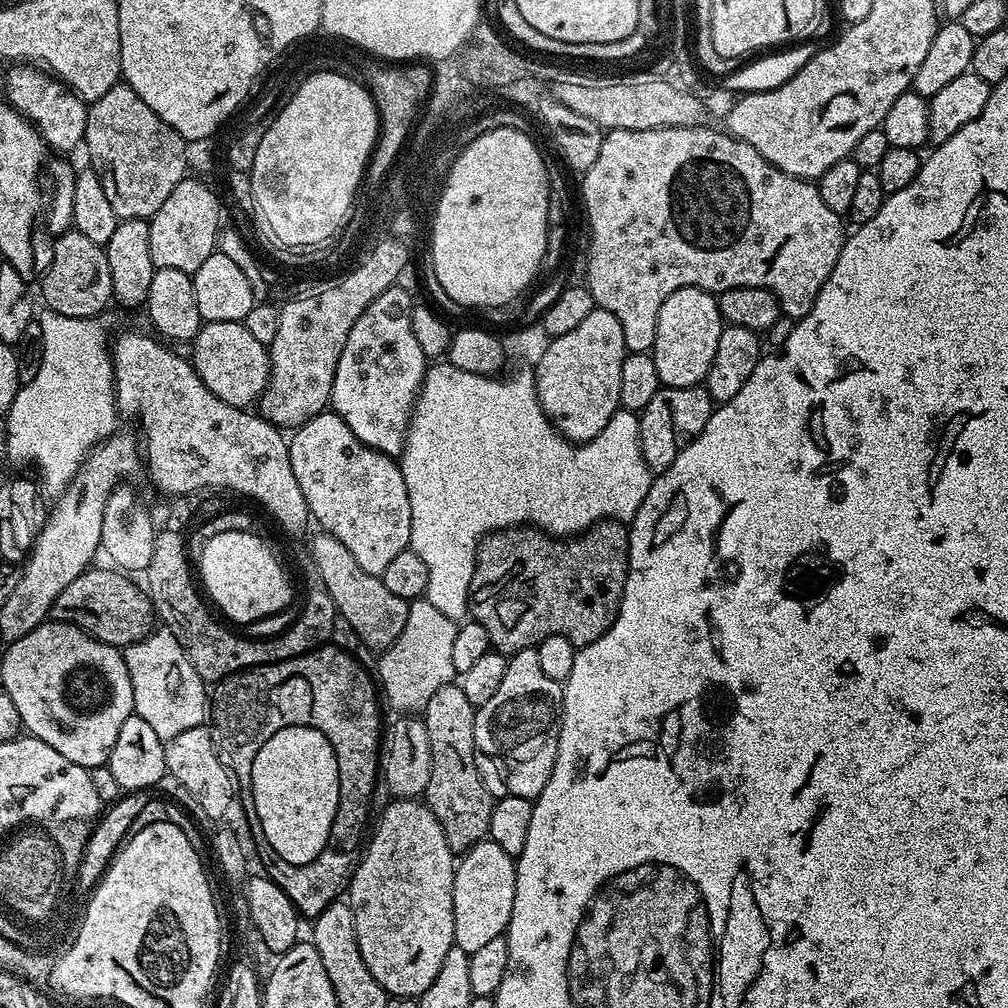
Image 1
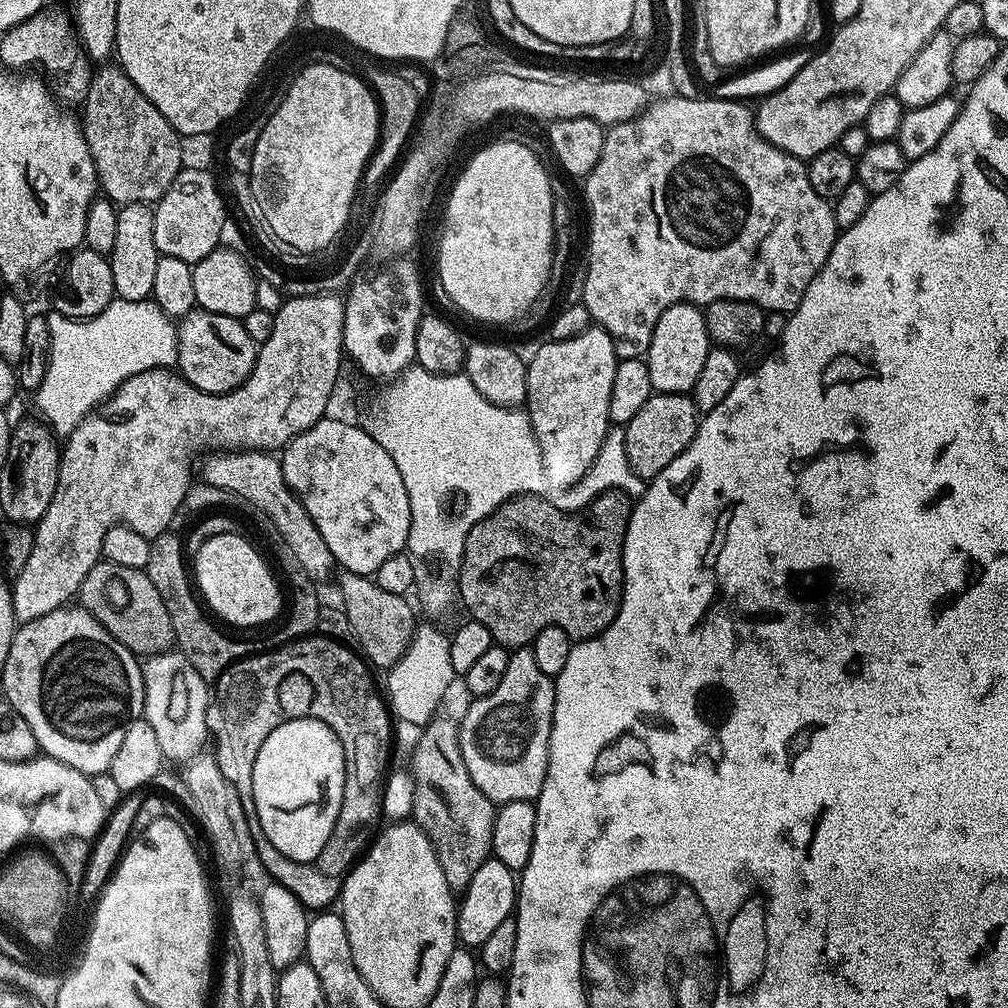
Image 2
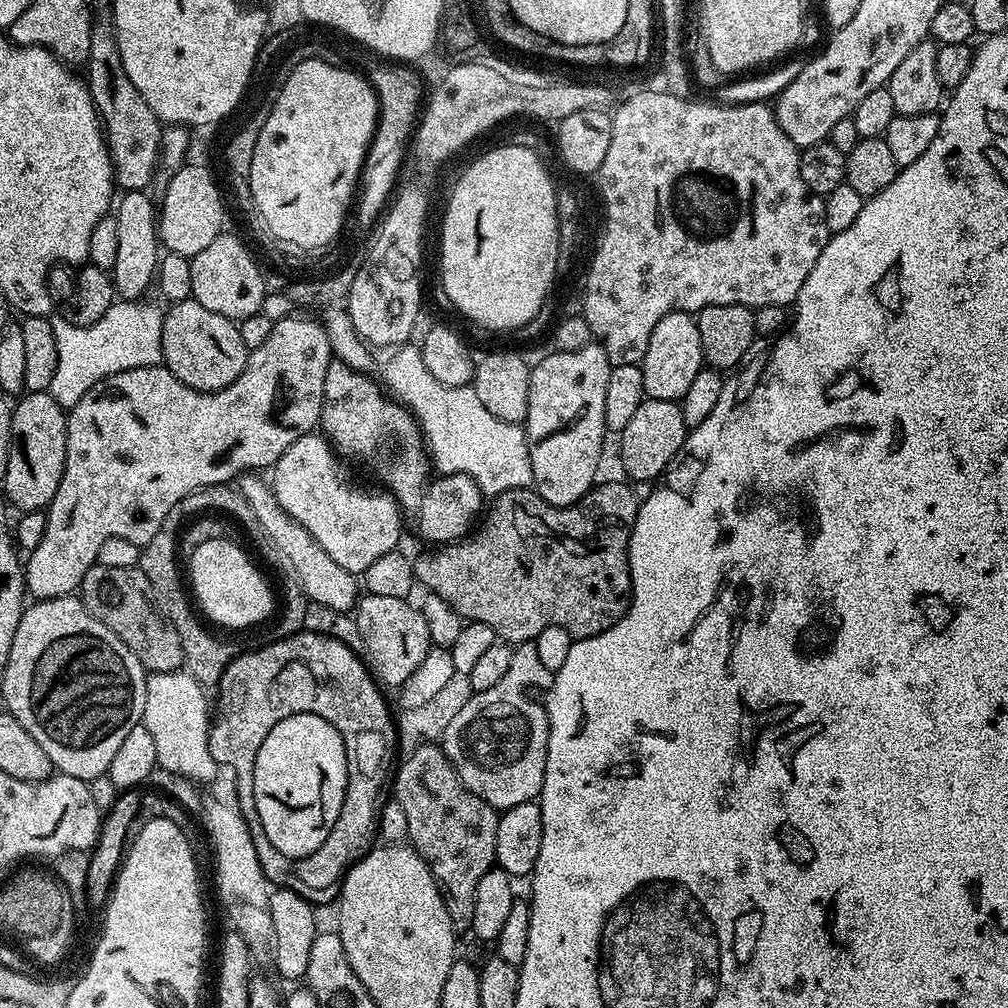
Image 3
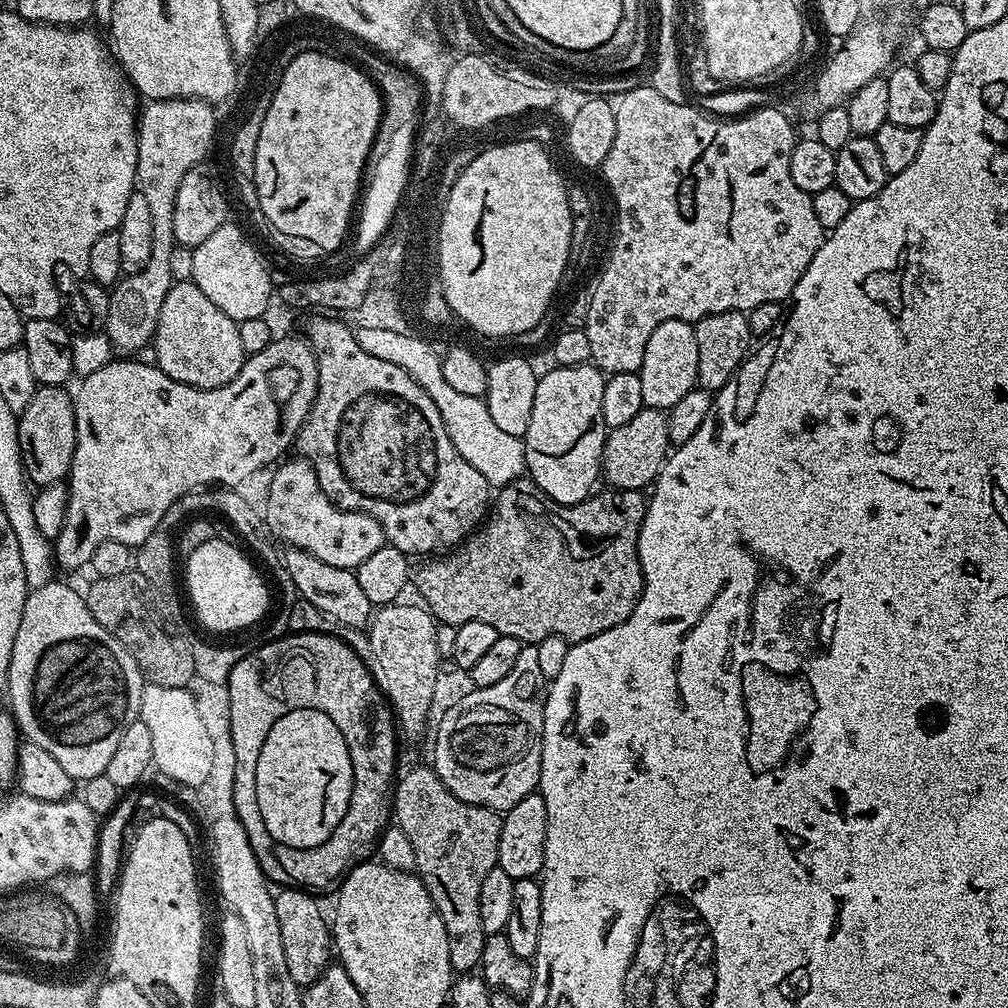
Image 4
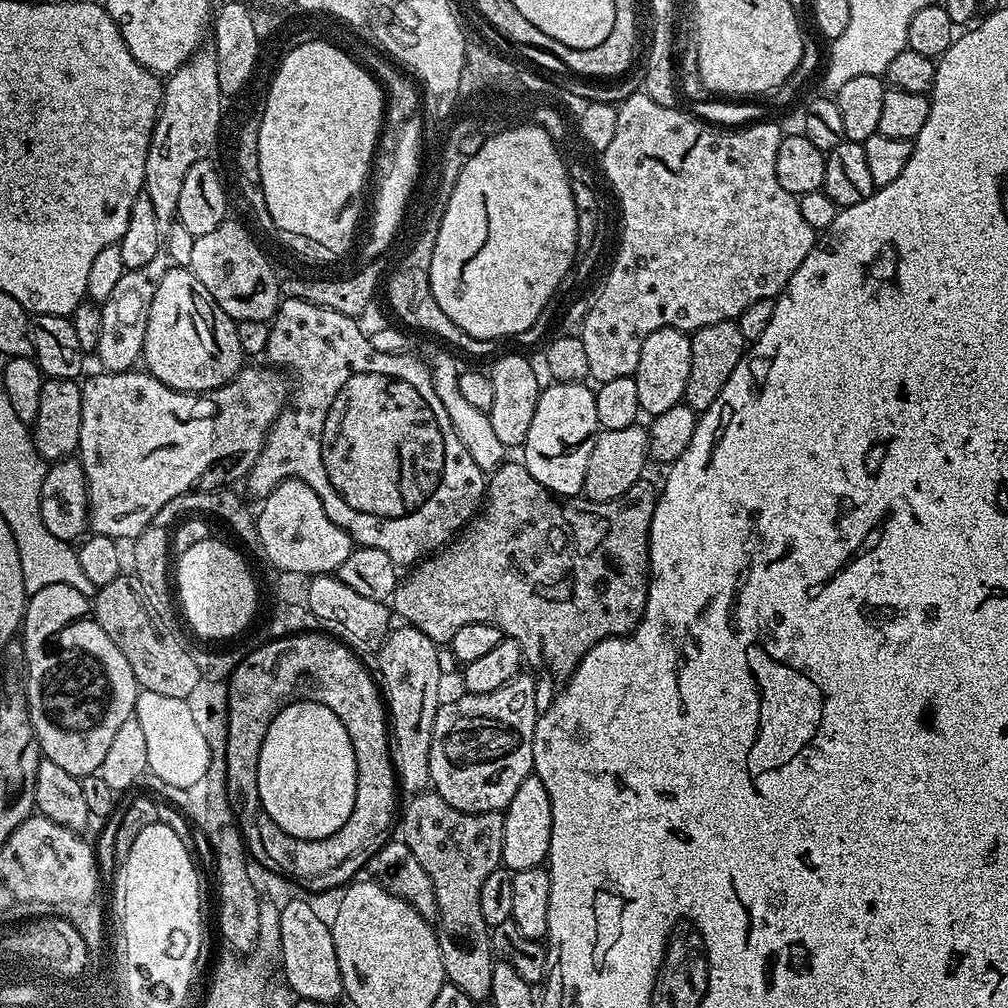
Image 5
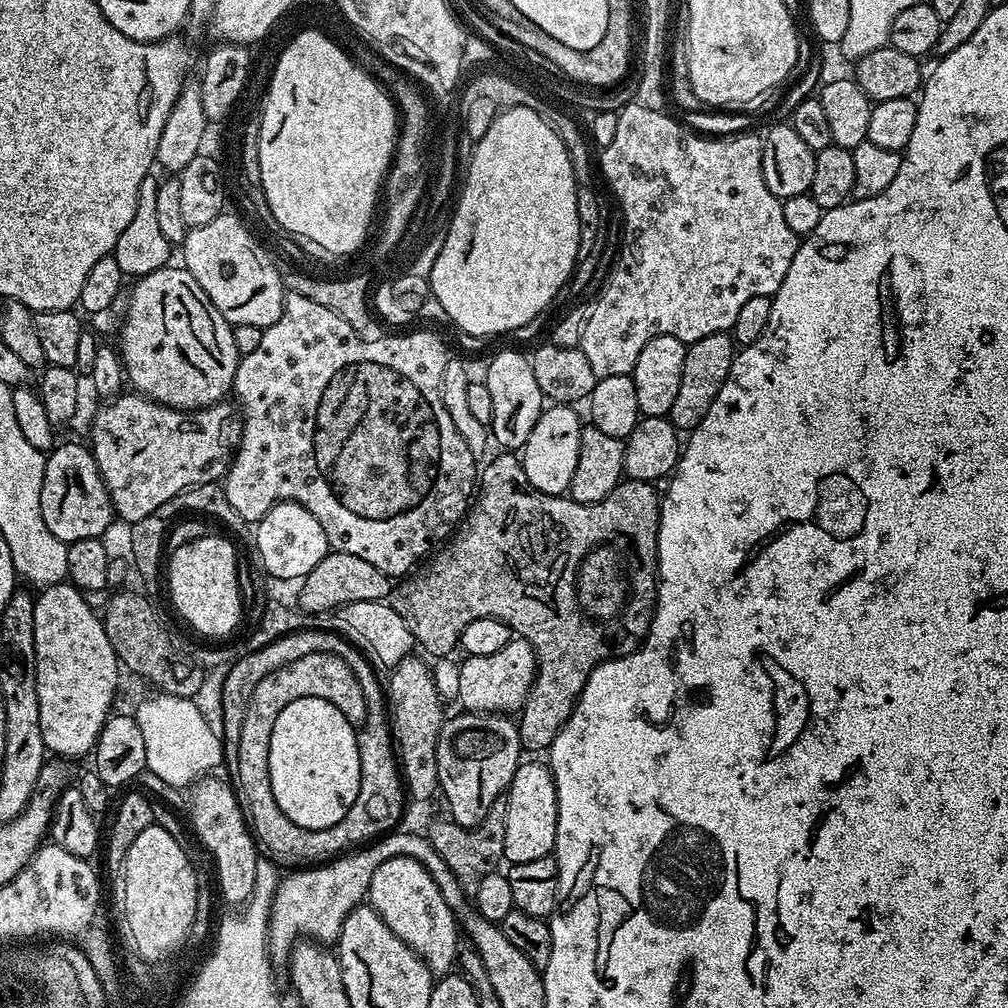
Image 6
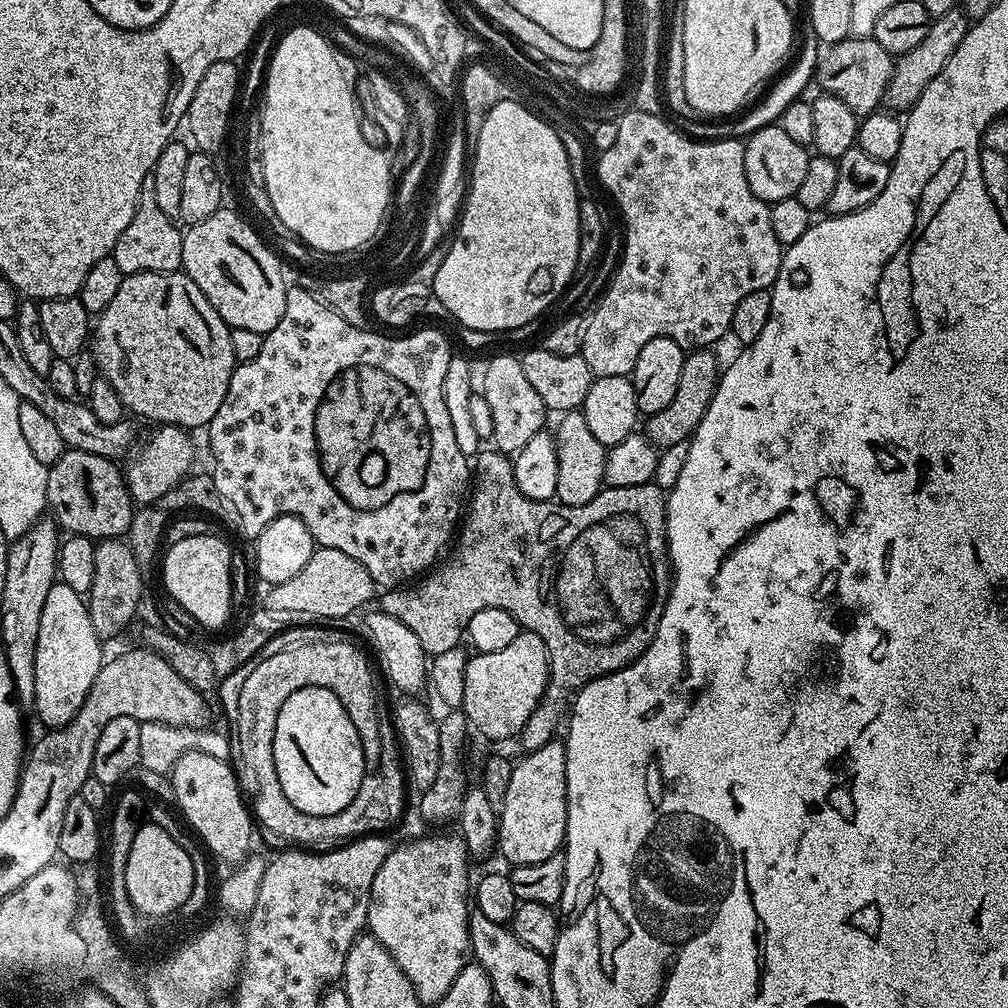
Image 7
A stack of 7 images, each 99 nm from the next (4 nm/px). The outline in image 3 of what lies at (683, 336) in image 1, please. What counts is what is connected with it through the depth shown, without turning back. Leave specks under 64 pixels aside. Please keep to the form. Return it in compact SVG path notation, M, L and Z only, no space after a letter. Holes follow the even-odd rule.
M671 312L654 326L646 354L640 364L644 394L650 400L679 401L690 390L694 378L705 367L704 347L698 334L695 315L686 312Z

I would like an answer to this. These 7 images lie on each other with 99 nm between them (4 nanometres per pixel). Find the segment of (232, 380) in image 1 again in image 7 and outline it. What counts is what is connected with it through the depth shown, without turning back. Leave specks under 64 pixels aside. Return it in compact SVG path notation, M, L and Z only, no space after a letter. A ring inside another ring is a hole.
M183 271L136 272L133 276L125 276L110 306L95 317L90 351L99 375L118 390L118 398L122 398L124 408L133 412L133 417L153 420L156 426L173 424L185 430L203 429L214 414L218 414L218 406L222 406L222 398L226 398L232 372L238 363L228 324Z

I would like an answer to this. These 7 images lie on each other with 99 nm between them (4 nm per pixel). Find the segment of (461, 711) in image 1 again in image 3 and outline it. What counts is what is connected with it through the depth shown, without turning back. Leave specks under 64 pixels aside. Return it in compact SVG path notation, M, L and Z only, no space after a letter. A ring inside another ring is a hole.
M420 742L410 755L399 761L399 764L394 772L394 800L402 806L406 814L408 840L434 874L434 882L446 902L446 910L452 923L457 929L467 929L474 918L474 894L478 894L478 882L482 882L482 874L486 874L496 864L500 812L491 808L485 800L478 798L478 794L474 794L464 785L439 743Z

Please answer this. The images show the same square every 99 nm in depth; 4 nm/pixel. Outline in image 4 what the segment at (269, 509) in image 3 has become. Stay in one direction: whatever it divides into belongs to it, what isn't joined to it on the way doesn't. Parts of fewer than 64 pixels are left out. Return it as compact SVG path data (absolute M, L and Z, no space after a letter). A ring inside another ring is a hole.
M288 548L285 553L284 568L288 571L293 586L300 591L299 599L313 603L322 614L328 616L333 625L340 624L341 629L367 629L374 605L370 598L366 598L362 586L358 586L358 578L353 569L330 566L330 562L322 562L300 548Z

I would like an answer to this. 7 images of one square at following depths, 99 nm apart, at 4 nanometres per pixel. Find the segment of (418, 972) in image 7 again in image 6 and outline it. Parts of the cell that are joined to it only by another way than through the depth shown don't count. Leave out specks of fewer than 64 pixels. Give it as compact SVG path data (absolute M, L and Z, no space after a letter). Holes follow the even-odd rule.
M395 856L382 862L382 866L374 870L374 878L370 878L366 900L370 907L384 919L386 926L390 926L390 930L394 930L394 934L398 934L398 938L402 938L402 942L410 946L410 950L417 952L427 962L431 972L448 974L453 971L458 960L458 947L456 948L459 936L458 918L452 913L450 906L446 906L446 898L442 898L442 890L438 890L434 878L420 865L416 856Z

